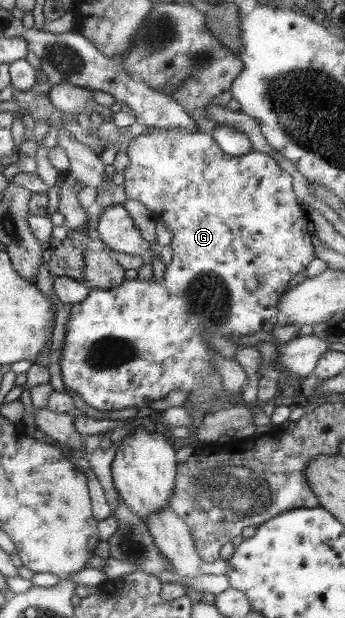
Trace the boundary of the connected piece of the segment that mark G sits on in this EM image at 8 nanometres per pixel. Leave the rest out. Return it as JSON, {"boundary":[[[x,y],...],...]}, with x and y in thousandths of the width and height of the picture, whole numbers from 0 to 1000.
{"boundary":[[[458,206],[426,207],[426,214],[374,225],[368,231],[368,254],[374,267],[365,267],[357,278],[357,296],[348,301],[357,317],[412,328],[423,338],[426,351],[464,358],[481,372],[496,377],[487,401],[496,408],[493,427],[481,430],[475,447],[467,455],[432,460],[400,460],[383,451],[359,451],[342,464],[330,468],[270,468],[246,484],[229,490],[214,490],[203,498],[188,526],[188,545],[183,545],[183,561],[177,561],[177,578],[171,578],[171,597],[183,623],[214,633],[241,646],[246,655],[258,655],[281,665],[316,665],[357,662],[368,659],[406,660],[409,657],[438,657],[467,652],[470,646],[496,633],[519,629],[536,639],[551,638],[577,625],[606,625],[614,638],[632,636],[641,628],[641,613],[623,595],[612,589],[612,573],[623,568],[594,555],[577,537],[600,536],[623,545],[675,542],[684,547],[710,545],[742,536],[765,536],[771,540],[812,523],[806,500],[809,477],[826,472],[832,458],[843,448],[884,435],[896,422],[913,419],[913,405],[904,392],[904,379],[890,374],[890,359],[872,340],[872,328],[861,325],[846,307],[846,286],[829,275],[814,273],[797,259],[768,248],[728,244],[716,251],[675,254],[641,246],[620,231],[614,217],[586,214],[551,214],[528,209],[472,209]]]}

